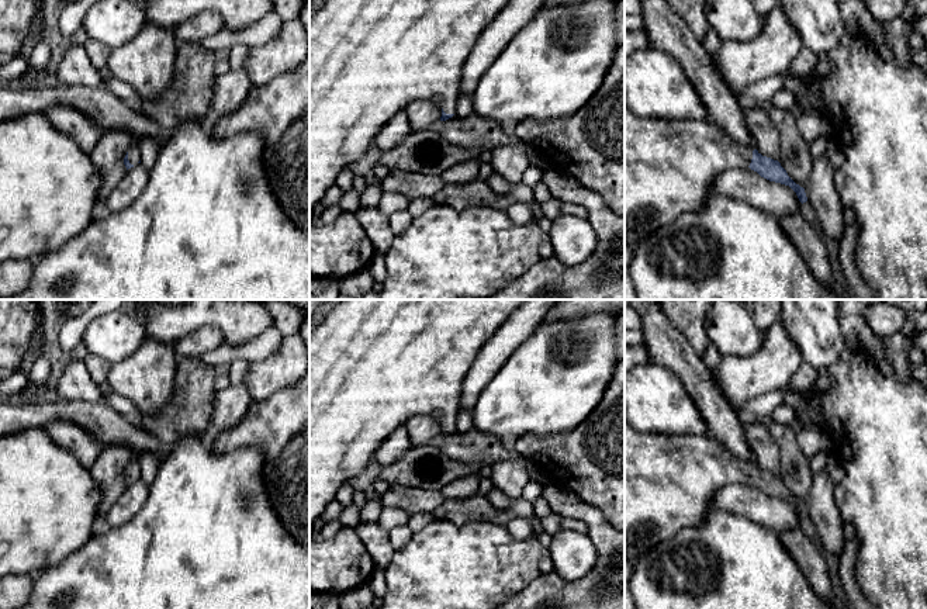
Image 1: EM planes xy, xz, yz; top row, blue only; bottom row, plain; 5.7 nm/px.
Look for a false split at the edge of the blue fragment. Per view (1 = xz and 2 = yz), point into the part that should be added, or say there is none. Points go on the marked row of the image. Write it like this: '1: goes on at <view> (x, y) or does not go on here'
1: goes on at xz (369, 59)
2: goes on at yz (670, 165)

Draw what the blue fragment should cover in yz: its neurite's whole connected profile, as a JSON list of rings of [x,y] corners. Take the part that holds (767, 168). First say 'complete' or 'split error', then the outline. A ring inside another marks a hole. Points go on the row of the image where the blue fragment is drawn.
split error | [[[625,104],[625,245],[633,249],[646,235],[675,222],[681,214],[701,211],[713,194],[713,181],[724,170],[744,167],[789,186],[802,204],[807,201],[805,188],[788,176],[778,160],[739,145],[716,124],[644,118]]]

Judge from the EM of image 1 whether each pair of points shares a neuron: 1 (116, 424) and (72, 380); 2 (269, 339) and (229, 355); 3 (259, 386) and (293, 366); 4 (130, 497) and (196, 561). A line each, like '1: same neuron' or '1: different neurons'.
1: different neurons
2: same neuron
3: same neuron
4: different neurons

